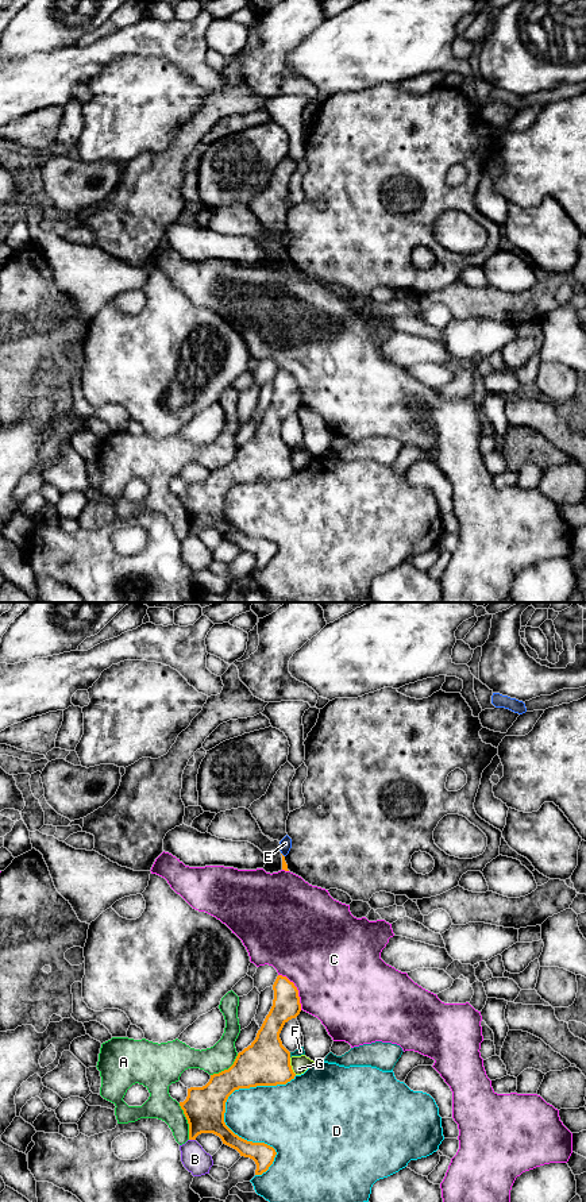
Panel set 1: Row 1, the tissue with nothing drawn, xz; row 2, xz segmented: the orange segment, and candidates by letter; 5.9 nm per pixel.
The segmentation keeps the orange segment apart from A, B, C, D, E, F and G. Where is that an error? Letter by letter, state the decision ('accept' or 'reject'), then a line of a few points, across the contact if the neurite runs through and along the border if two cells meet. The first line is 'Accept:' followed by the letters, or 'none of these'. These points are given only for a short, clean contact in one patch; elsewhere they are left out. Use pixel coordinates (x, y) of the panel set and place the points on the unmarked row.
Accept: none of these
A: reject
B: reject
C: reject
D: reject
E: reject; line xz (281, 247), (284, 251)
F: reject; line xz (289, 447), (290, 451)
G: reject

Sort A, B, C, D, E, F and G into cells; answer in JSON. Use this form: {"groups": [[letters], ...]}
{"groups": [["A"], ["B"], ["C"], ["D"], ["E"], ["F"], ["G"]]}

